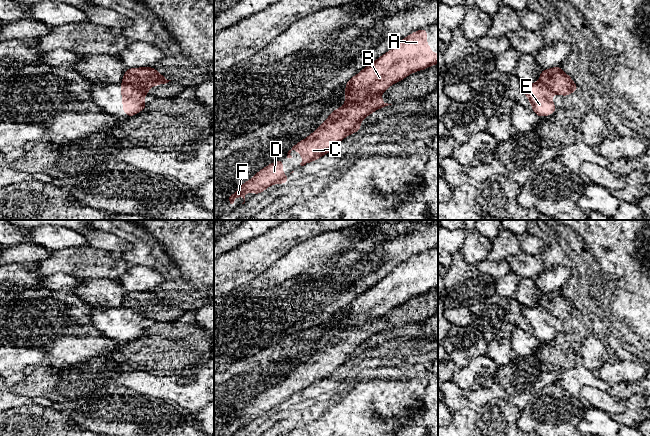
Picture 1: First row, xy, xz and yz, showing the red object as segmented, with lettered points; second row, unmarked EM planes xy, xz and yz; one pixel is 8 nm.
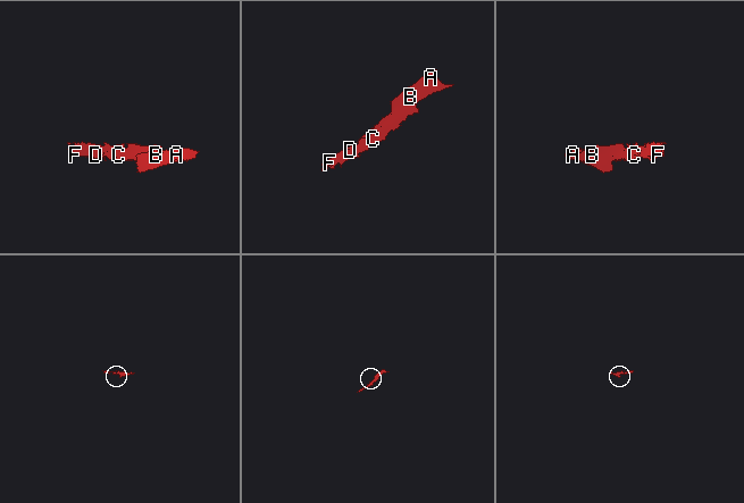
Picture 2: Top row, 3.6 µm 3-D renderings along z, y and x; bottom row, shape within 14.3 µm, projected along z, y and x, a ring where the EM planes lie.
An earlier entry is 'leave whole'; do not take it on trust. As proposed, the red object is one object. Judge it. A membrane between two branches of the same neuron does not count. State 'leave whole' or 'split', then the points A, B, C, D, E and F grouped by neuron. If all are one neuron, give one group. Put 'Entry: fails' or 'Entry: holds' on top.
Entry: fails
split | A B E / C D F

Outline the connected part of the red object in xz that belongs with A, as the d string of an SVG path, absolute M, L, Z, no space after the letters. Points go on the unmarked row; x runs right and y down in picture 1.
M427 252L413 256L398 265L389 276L384 277L347 305L345 328L382 318L392 308L402 305L408 299L438 288L438 277L433 278L431 274L431 271L427 269Z

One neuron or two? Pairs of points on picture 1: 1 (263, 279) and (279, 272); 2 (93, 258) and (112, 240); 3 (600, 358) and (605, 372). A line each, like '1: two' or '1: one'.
1: one
2: two
3: two

